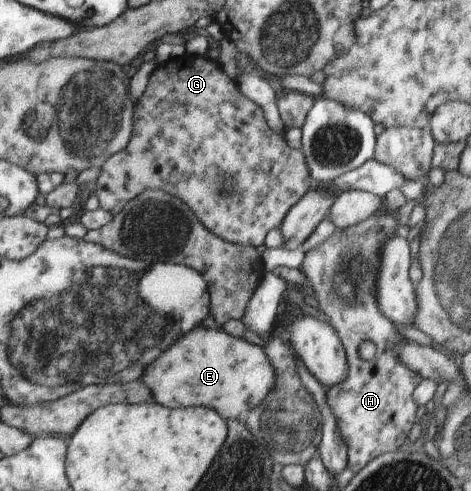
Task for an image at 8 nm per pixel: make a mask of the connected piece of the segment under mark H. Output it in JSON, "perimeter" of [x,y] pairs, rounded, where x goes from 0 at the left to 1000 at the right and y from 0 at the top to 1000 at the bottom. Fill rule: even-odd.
{"perimeter":[[[805,428],[762,458],[715,470],[660,507],[639,544],[735,715],[737,772],[694,794],[694,821],[739,912],[739,951],[754,965],[790,935],[845,916],[885,859],[887,825],[877,796],[894,780],[894,764],[843,731],[843,707],[860,699],[860,686],[800,625],[796,560],[809,536],[805,495],[817,499],[822,487],[837,483],[843,448],[843,430]],[[777,692],[798,705],[796,725],[786,733],[762,723],[762,703]]]}

